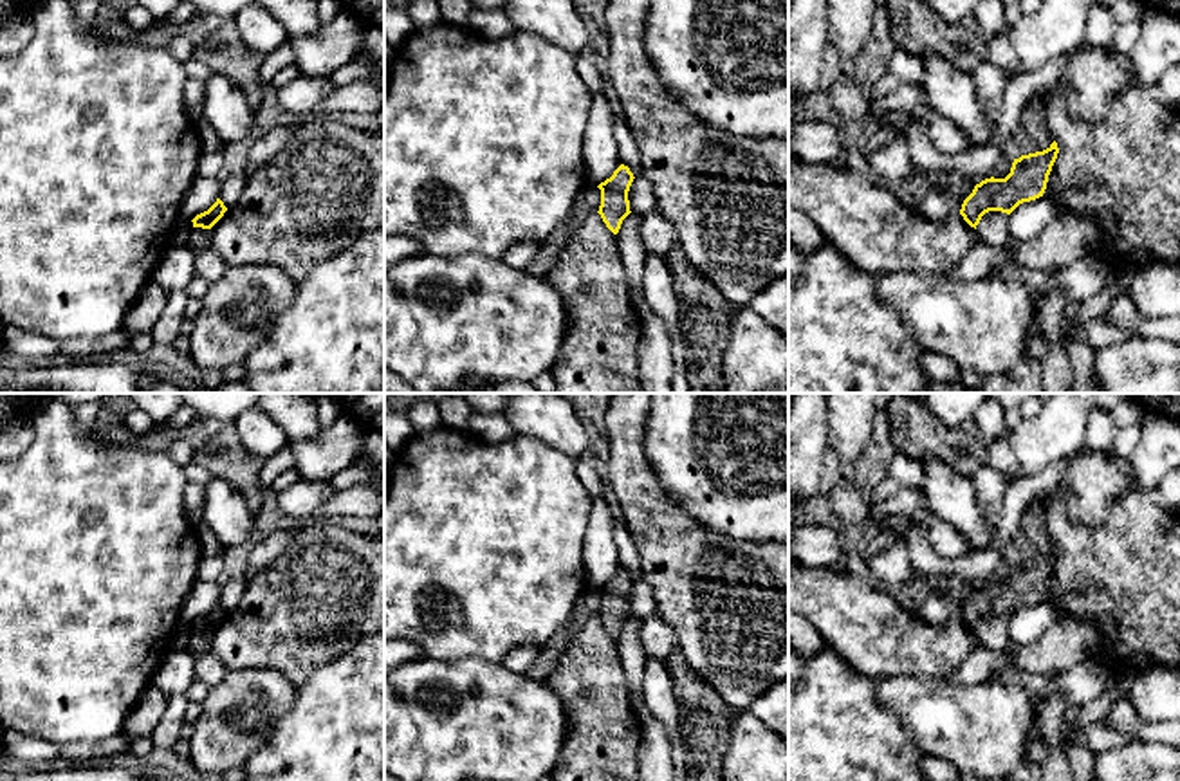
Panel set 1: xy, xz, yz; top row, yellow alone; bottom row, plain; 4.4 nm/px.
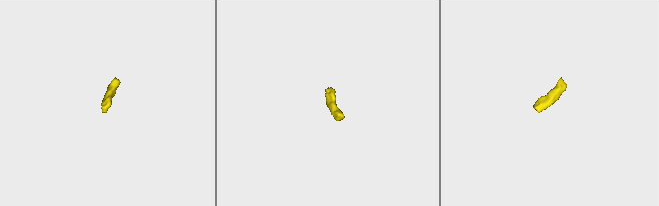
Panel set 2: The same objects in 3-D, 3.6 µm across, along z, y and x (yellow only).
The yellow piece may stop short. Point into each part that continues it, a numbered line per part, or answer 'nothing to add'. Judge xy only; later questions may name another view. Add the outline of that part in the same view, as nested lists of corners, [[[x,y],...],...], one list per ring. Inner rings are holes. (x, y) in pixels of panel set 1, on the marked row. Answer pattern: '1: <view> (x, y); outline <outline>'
1: xy (199, 238); outline [[[193,227],[188,236],[186,245],[189,245],[193,251],[200,253],[209,247],[209,240],[211,240],[209,229]]]

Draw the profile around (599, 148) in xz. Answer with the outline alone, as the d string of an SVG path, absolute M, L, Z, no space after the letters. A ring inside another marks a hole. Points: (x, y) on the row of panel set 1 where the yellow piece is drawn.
M608 90L595 92L590 105L590 117L583 133L583 159L592 186L599 186L621 166L619 148L613 135L612 106L613 96Z

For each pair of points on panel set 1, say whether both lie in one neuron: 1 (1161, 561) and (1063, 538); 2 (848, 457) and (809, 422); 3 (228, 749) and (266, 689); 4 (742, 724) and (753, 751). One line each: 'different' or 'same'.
1: same
2: different
3: same
4: same

